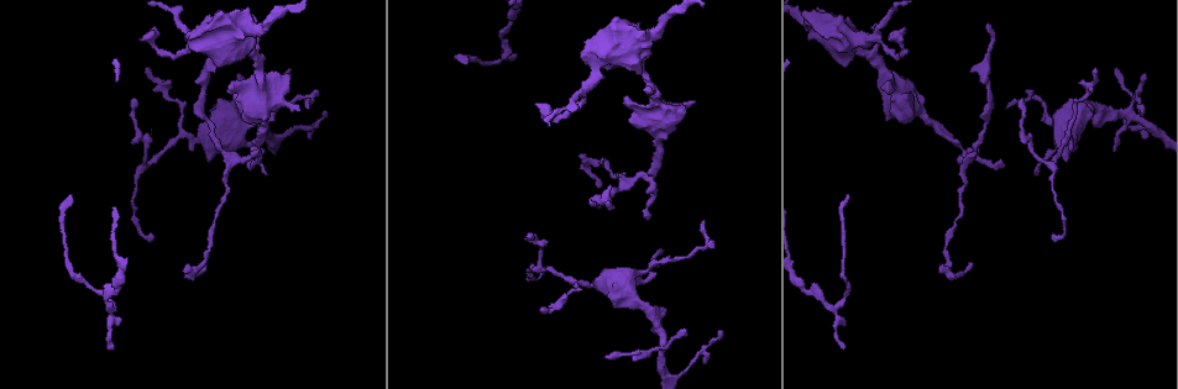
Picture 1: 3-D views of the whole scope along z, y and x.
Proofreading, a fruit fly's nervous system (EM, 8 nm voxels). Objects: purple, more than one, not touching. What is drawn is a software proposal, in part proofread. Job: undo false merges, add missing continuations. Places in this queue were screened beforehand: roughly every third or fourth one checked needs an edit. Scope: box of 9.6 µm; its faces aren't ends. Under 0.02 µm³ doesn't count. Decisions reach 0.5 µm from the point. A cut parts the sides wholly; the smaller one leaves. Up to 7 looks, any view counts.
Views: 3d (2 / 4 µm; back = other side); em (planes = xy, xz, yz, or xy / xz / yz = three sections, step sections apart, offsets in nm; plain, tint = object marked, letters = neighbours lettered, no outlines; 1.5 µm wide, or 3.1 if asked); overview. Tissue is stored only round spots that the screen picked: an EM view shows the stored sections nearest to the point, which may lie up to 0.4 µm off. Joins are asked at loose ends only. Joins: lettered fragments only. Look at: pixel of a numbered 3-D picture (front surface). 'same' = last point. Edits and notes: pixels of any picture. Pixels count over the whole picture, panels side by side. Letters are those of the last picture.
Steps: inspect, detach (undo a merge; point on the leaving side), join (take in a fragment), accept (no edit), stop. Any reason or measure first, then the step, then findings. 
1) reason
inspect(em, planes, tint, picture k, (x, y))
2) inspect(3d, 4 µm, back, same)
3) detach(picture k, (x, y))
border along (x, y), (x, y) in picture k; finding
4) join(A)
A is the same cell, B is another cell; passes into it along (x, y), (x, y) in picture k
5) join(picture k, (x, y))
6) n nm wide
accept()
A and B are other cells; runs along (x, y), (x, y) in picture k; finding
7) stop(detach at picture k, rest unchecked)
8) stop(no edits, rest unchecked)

tapers out
inspect(em, xy, step 8, letters, picture 1, (843, 346))

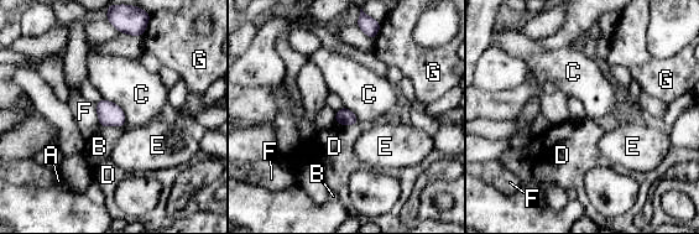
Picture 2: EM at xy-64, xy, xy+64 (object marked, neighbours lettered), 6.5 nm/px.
inspect(em, planes, letters, same)

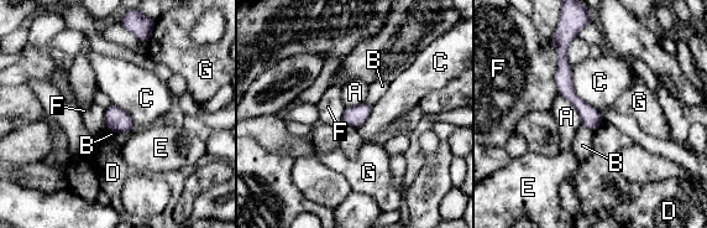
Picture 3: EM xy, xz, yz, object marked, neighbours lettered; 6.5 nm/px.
140 nm wide
accept()
A, B, C, D, E, F and G are other cells; runs along (564, 50), (565, 88), (592, 127) in picture 3; none of them fits

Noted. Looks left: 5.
long arm stops here
inspect(3d, 4 µm, picture 1, (72, 194))

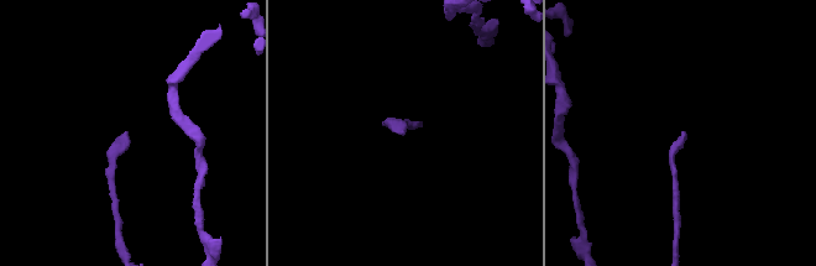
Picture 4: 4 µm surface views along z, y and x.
inspect(em, xy, step 4, letters, picture 4, (126, 133))

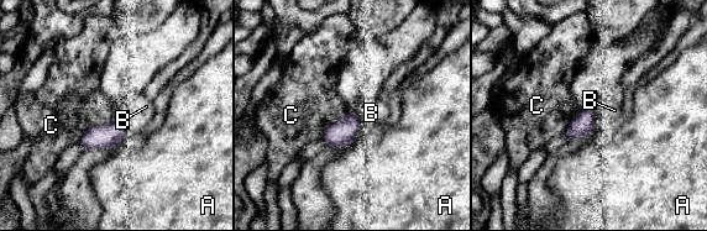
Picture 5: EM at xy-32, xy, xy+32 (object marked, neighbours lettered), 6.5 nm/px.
inspect(em, planes, letters, same)

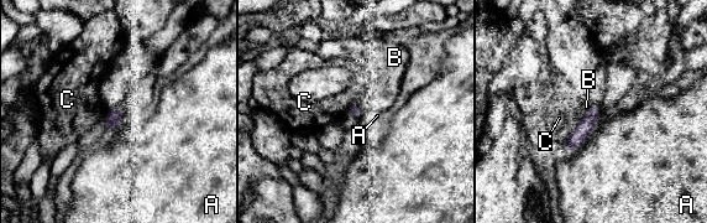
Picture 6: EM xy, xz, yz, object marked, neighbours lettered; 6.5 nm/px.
A touches over 320 nm
accept()
A, B and C are other cells; none of them fits

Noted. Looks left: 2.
inspect(em, planes, letters, picture 1, (290, 69))

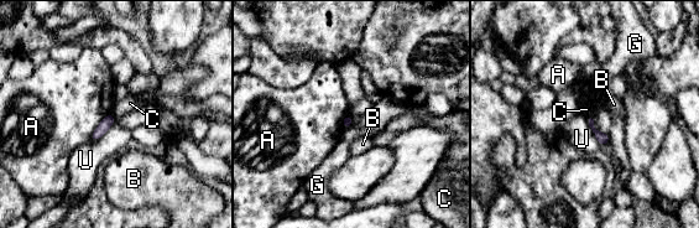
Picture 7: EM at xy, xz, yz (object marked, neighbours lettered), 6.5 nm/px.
A touches over 240 nm
accept()
A, B, C, G and U are other cells; border along (595, 128), (608, 134) in picture 7; no lettered fragment goes on from it

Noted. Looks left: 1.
stop(no edits, rest unchecked)

